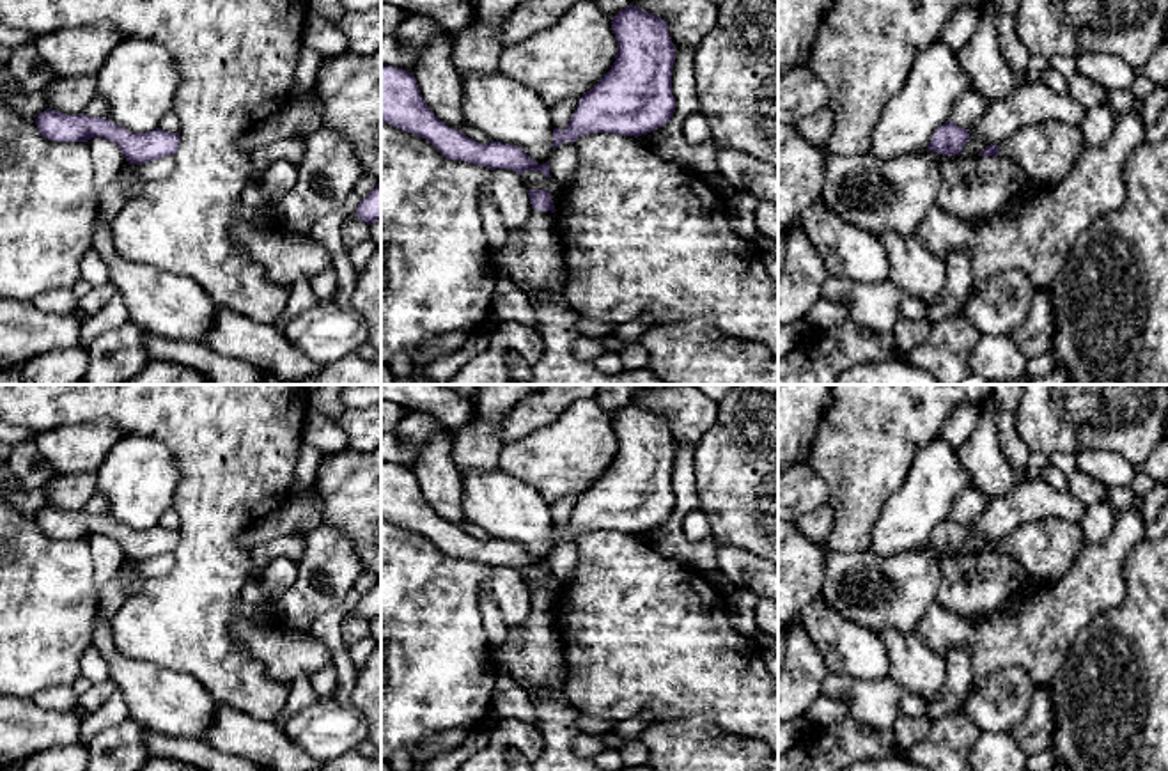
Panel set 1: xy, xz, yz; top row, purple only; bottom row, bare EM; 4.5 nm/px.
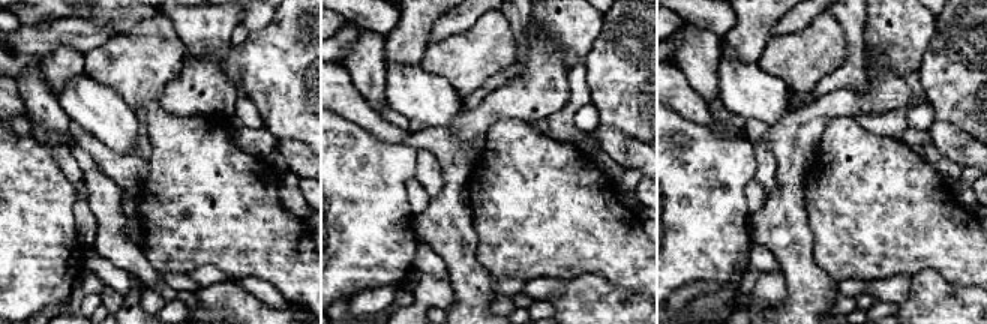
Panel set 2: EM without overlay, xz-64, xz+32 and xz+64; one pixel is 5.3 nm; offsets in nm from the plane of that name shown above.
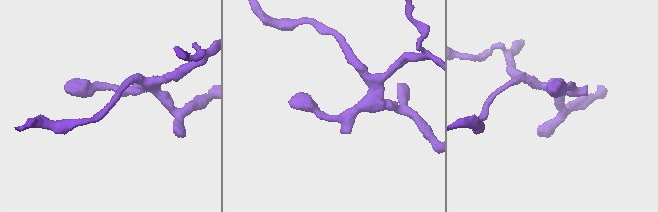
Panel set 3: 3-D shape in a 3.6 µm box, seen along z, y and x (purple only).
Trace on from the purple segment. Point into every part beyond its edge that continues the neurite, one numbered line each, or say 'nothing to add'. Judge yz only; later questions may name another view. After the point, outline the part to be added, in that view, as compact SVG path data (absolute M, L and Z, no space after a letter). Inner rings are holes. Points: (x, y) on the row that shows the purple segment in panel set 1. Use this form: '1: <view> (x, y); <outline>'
1: yz (1046, 151); M1055 119L1023 126L998 147L998 156L1010 158L1028 179L1040 184L1065 179L1083 152L1079 128Z

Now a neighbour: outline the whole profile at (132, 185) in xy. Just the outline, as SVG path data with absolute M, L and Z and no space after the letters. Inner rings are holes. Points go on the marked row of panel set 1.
M129 161L124 163L124 167L119 174L119 183L121 183L124 193L128 195L129 200L142 195L142 191L147 184L135 174L135 163L129 163Z

